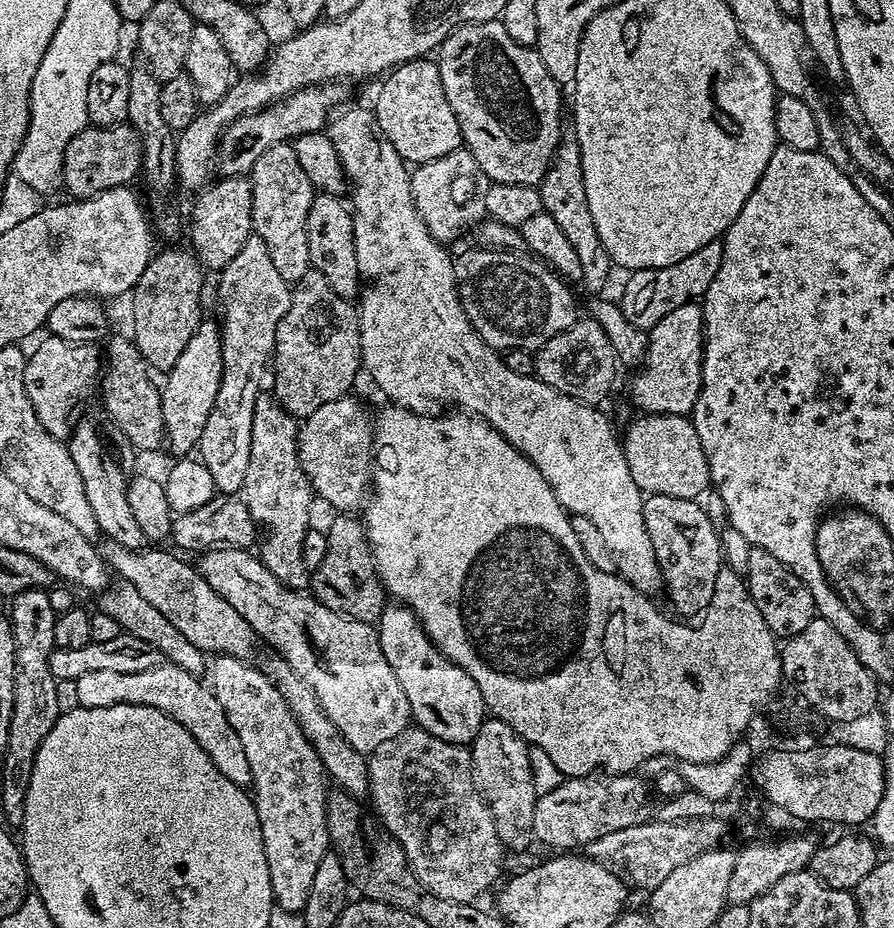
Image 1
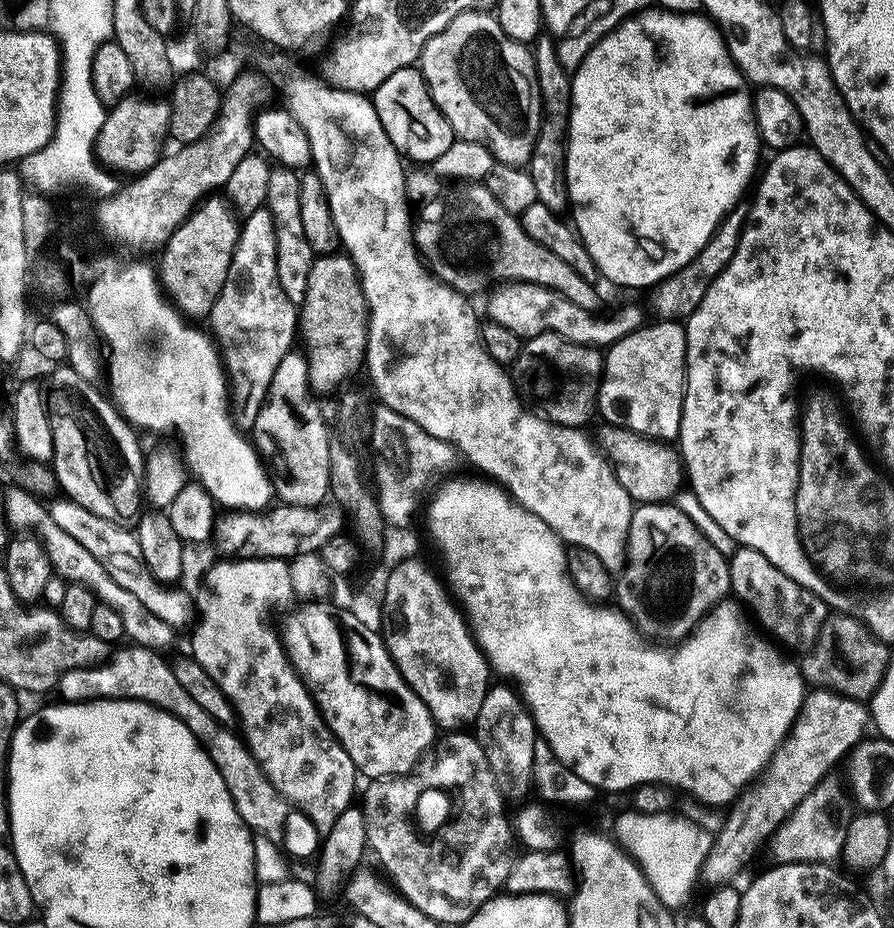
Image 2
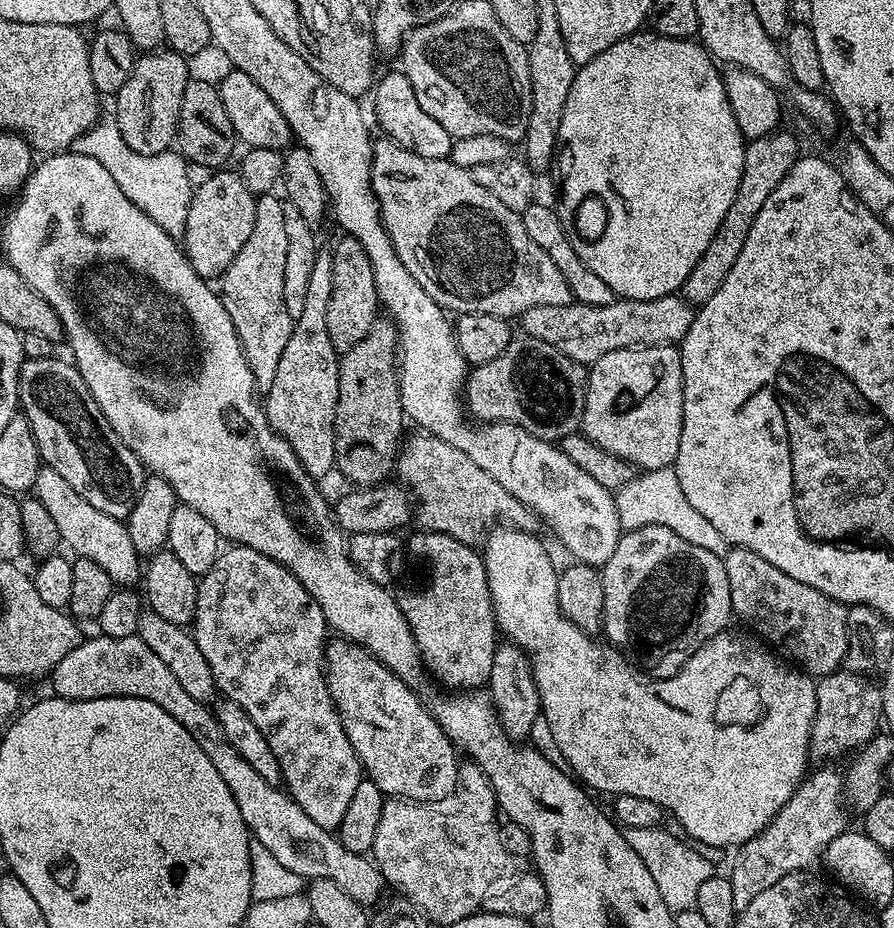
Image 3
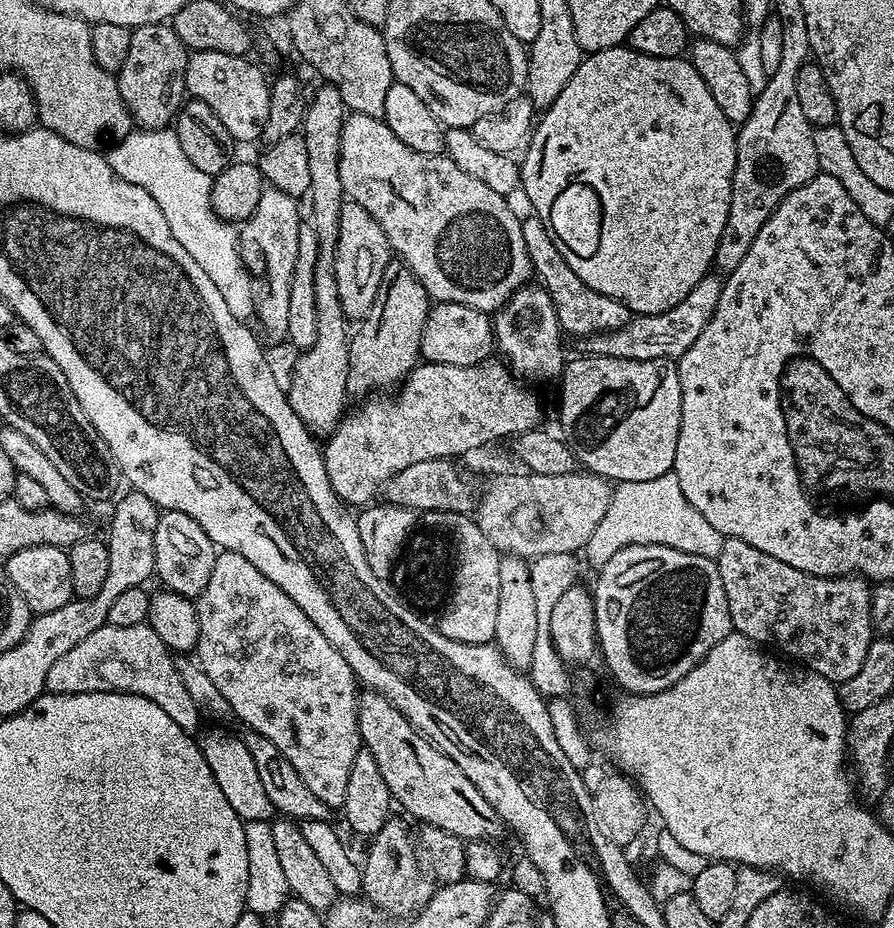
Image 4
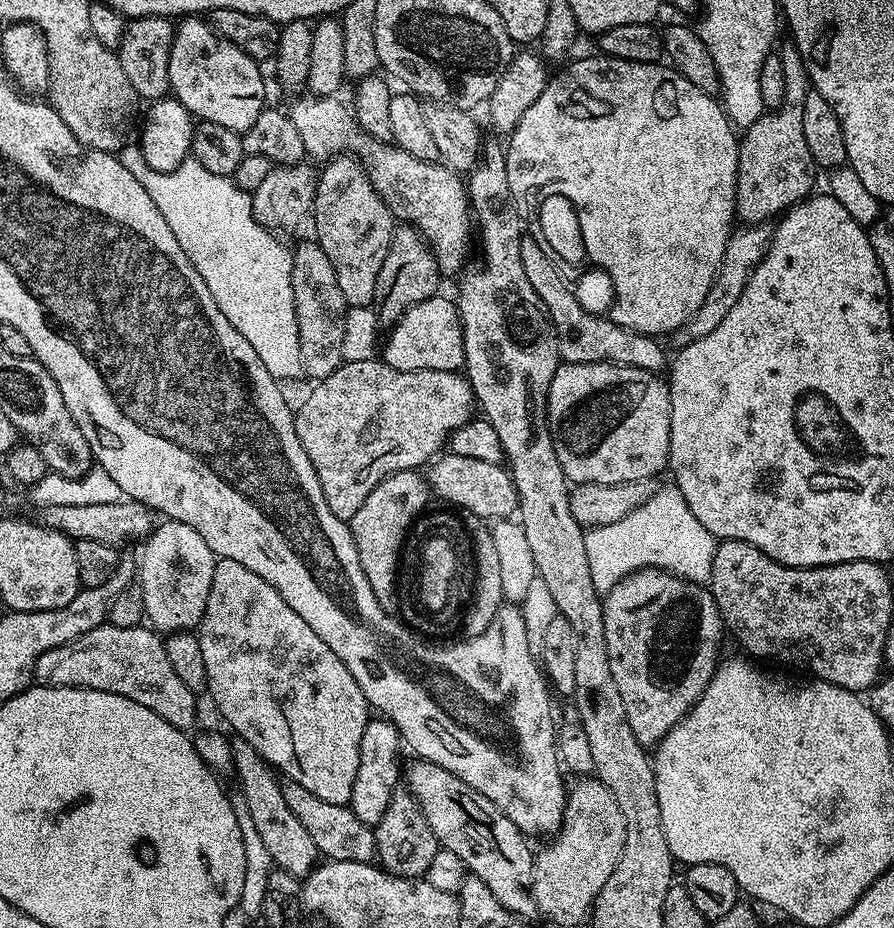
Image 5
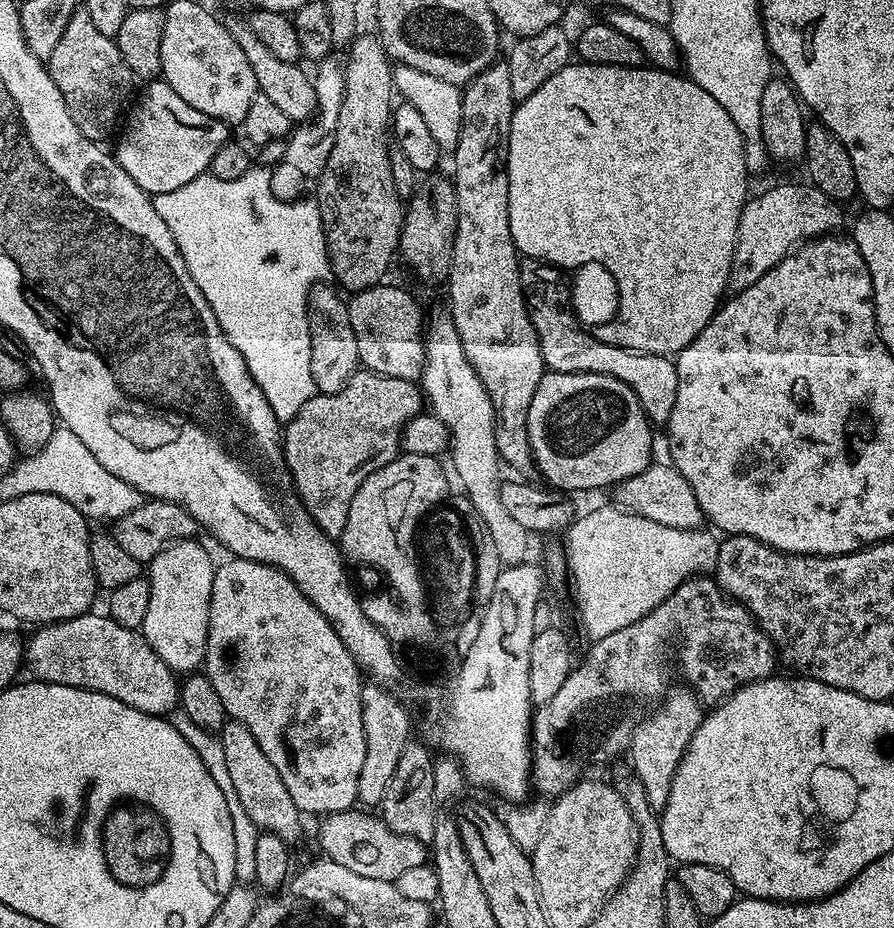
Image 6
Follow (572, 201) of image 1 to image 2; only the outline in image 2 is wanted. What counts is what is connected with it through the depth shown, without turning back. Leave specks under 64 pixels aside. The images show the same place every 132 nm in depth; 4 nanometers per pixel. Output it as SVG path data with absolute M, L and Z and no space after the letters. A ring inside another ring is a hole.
M548 38L535 41L536 73L538 74L538 90L540 91L540 133L534 146L534 154L530 161L530 171L534 178L534 190L538 203L550 211L564 214L569 211L568 181L564 178L564 157L568 154L568 123L572 113L572 78L569 69L558 62L555 43Z

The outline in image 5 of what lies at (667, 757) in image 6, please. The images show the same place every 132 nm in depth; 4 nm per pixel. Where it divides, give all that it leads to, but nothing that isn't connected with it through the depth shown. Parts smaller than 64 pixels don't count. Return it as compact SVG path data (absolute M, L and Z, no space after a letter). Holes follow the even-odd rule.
M639 568L637 572L632 572L629 576L624 576L606 593L603 601L604 625L608 631L606 654L610 654L610 674L614 674L614 682L618 686L618 694L622 694L622 702L626 706L626 714L632 722L634 738L638 738L638 742L642 745L655 746L668 733L669 728L673 728L702 698L704 688L708 684L709 670L715 669L718 664L716 655L720 652L720 639L726 636L724 620L720 616L720 611L714 602L711 591L705 585L696 584L692 580L684 580L681 576L664 572L660 568Z

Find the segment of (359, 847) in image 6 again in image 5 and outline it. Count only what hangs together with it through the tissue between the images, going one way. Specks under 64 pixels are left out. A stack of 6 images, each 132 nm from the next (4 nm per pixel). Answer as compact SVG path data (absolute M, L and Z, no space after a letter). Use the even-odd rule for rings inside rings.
M285 779L282 783L282 798L286 798L286 806L306 826L310 838L314 838L314 846L321 857L328 860L349 860L370 864L376 860L376 833L373 825L362 822L358 814L354 814L347 804L326 802L326 798L318 798L318 794L310 794L306 786L298 786L298 782Z

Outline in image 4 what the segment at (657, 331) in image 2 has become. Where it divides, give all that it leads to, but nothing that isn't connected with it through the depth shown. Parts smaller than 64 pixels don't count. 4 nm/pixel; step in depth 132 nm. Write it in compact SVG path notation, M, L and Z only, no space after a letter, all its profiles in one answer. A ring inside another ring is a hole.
M580 354L577 360L569 359L564 365L560 384L560 428L563 439L576 456L576 463L581 469L603 476L609 482L650 482L650 478L658 478L672 471L674 454L678 450L678 434L682 418L682 386L680 385L680 369L670 360L623 360L613 356L594 356Z

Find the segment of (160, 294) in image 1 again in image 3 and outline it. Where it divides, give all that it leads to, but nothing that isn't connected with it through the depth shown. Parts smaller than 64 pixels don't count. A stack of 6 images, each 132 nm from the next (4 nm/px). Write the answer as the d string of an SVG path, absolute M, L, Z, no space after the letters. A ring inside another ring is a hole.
M222 170L208 177L192 193L182 247L195 272L207 280L221 277L230 262L237 257L254 228L257 197L249 190L239 171Z

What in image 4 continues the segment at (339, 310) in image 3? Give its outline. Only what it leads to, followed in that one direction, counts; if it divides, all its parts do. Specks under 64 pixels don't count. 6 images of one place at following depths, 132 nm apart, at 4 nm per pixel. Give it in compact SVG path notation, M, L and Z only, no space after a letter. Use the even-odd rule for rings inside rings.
M346 202L338 218L334 274L338 278L338 298L349 321L359 322L366 314L370 314L370 306L374 306L374 297L378 295L378 286L382 282L382 270L386 270L393 256L386 234L376 219L362 206Z

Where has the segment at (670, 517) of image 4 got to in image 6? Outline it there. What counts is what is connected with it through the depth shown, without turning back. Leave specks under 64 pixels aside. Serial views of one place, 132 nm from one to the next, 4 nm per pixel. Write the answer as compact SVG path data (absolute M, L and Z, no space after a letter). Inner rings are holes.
M619 507L612 508L596 508L593 512L577 515L576 519L568 525L566 529L566 537L568 536L568 544L566 543L566 559L568 561L568 572L570 580L572 576L572 588L576 591L576 608L580 611L580 624L584 627L584 632L588 635L589 641L601 640L606 638L606 634L614 634L614 630L622 630L622 626L630 626L634 622L641 620L646 614L650 614L652 608L658 607L664 599L670 594L674 594L674 590L678 590L678 586L682 586L682 582L691 580L693 576L708 574L716 567L716 559L718 558L718 550L720 549L717 537L712 537L711 531L704 532L703 527L691 528L690 530L676 530L674 526L662 526L658 522L650 522L650 518L642 518L635 516L632 512L621 510Z

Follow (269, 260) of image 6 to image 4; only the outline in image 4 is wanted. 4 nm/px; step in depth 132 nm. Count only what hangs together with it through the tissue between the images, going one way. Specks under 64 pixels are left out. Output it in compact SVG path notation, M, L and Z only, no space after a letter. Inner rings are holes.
M171 127L130 131L126 138L111 145L106 155L108 165L118 178L142 186L142 190L158 202L158 210L166 214L174 238L178 238L186 254L206 270L210 282L218 286L218 294L226 298L230 314L239 320L251 321L254 316L254 280L240 257L237 229L215 212L211 204L213 177L198 170L198 166L186 158L176 131Z

